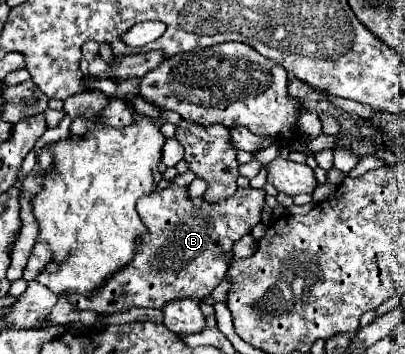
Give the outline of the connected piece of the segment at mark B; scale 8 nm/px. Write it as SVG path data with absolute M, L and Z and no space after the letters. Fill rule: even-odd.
M170 184L168 188L156 188L152 194L142 196L136 202L140 220L146 226L146 234L138 238L134 258L106 278L94 294L82 296L68 292L66 300L80 310L96 310L104 314L124 312L132 306L164 308L172 300L208 296L226 276L228 262L232 258L232 244L262 220L264 190L238 188L230 198L222 202L206 202L202 197L190 198L188 188Z

